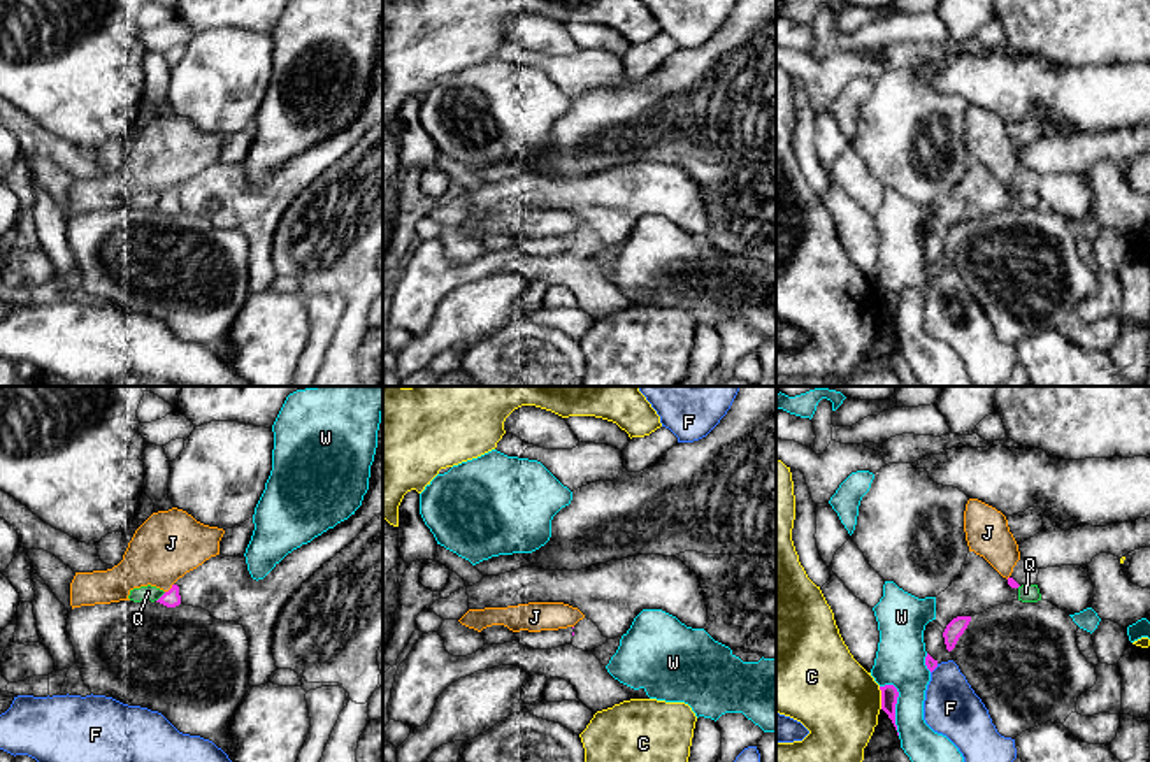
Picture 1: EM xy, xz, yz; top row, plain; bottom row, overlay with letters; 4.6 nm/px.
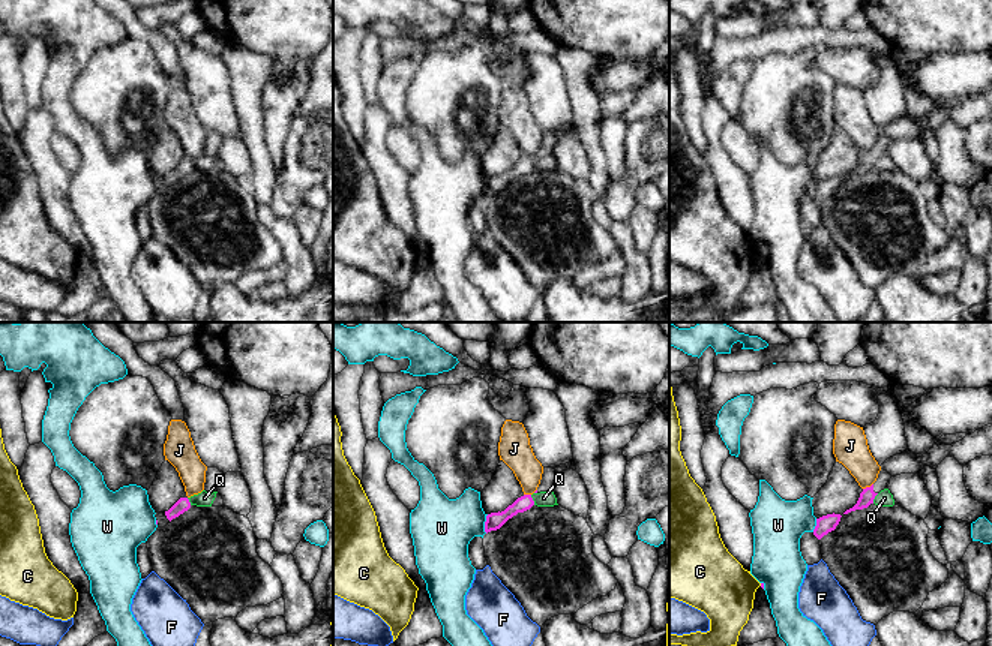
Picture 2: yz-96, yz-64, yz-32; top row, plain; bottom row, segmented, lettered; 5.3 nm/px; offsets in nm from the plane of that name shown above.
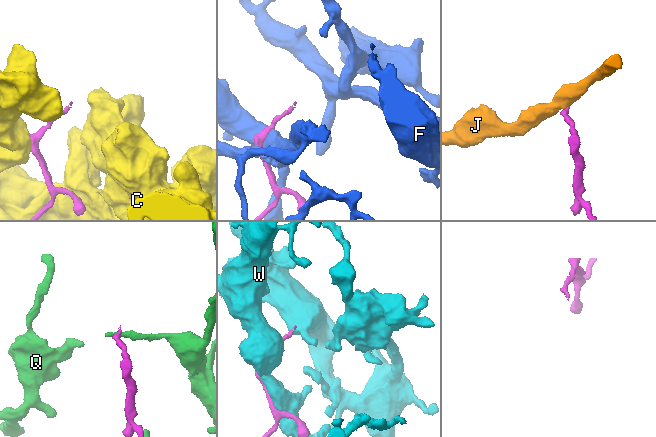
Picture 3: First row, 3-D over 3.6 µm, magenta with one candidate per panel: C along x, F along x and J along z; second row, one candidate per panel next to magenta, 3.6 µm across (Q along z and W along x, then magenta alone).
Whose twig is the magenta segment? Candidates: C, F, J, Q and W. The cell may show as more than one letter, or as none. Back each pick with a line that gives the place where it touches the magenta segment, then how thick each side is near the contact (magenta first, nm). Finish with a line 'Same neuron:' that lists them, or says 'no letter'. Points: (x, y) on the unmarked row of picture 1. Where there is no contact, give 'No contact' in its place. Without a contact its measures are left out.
Same neuron: no letter

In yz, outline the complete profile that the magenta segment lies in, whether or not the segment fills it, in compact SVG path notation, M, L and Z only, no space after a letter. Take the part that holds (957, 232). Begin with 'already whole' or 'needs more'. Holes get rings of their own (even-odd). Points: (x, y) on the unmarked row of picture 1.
already whole | M957 223L946 232L943 244L948 258L955 255L959 244L964 241L969 228L971 228L971 223Z

